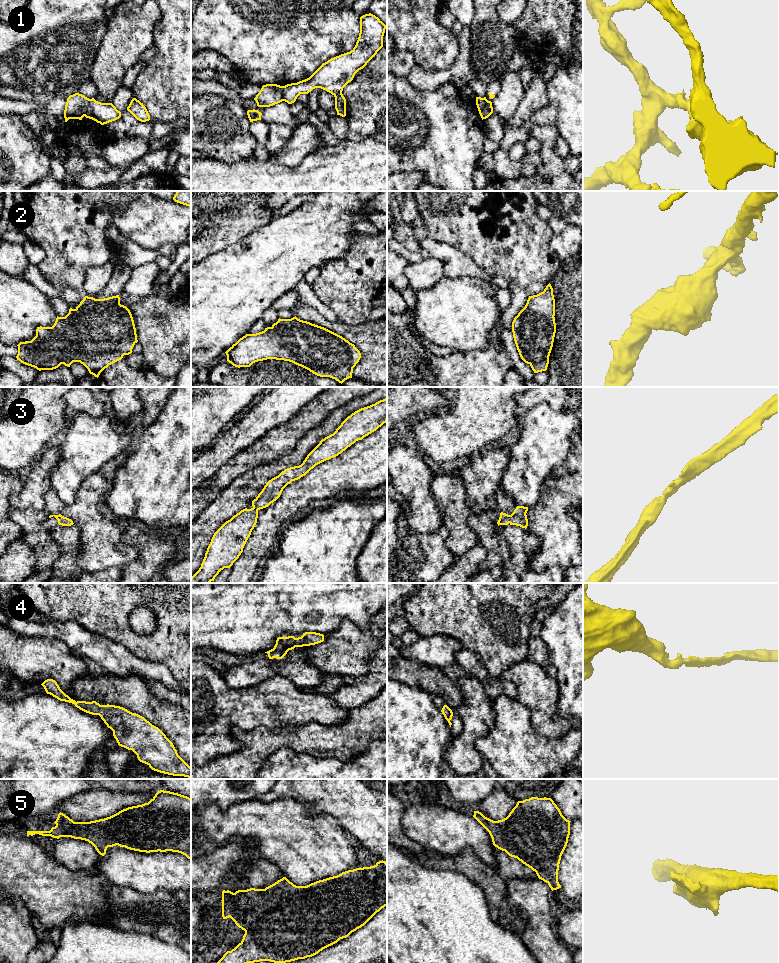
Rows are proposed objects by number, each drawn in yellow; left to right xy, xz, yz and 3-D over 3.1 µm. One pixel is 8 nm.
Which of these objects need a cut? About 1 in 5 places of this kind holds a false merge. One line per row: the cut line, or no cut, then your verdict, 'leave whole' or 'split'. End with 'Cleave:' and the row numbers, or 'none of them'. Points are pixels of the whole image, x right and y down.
1: xy (90, 99), (84, 115) | split
2: no cut | leave whole
3: no cut | leave whole
4: no cut | leave whole
5: no cut | leave whole
Cleave: 1

